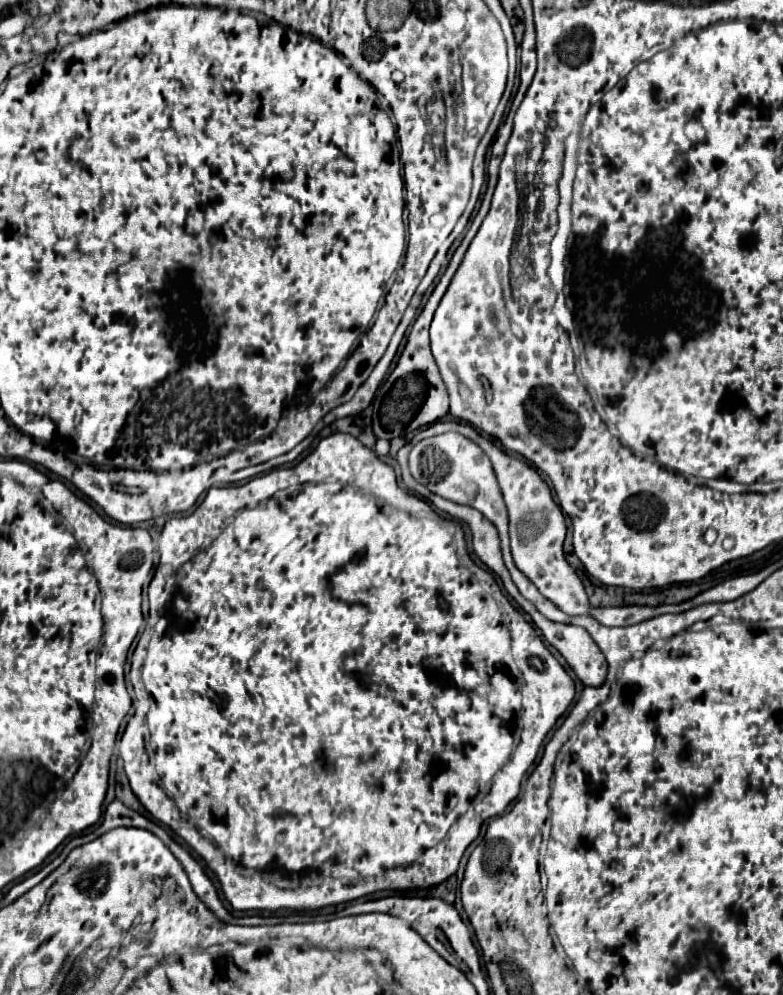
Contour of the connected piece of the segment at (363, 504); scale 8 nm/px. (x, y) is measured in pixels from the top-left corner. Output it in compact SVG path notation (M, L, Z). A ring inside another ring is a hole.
M331 434L327 438L323 438L317 448L303 458L297 466L293 468L285 468L285 470L273 470L269 474L263 474L255 477L246 484L227 486L227 488L211 488L205 496L205 500L201 502L201 506L185 518L171 518L167 520L161 540L159 540L159 564L157 560L153 559L153 570L151 570L151 578L145 582L148 584L148 599L150 604L149 616L145 618L143 615L143 624L139 628L137 635L146 631L141 635L137 647L133 653L131 660L131 670L126 675L126 685L129 695L132 700L132 707L124 718L119 729L116 743L120 743L118 753L116 756L121 766L125 766L125 774L129 780L131 790L135 792L135 796L141 800L141 804L163 824L167 824L169 828L173 828L175 834L179 834L205 862L207 866L217 874L217 878L221 880L221 888L225 898L229 900L229 904L235 910L315 910L315 908L323 908L323 906L331 906L331 904L341 904L341 902L349 902L361 896L367 896L371 892L377 890L409 890L409 888L431 888L437 886L441 882L445 882L449 876L453 876L459 868L459 860L465 854L467 846L479 836L481 824L491 818L497 816L501 812L507 810L507 806L517 798L519 788L521 788L521 780L525 776L525 772L531 768L531 764L537 758L539 746L543 744L543 738L547 736L547 732L555 726L557 718L569 708L573 696L575 696L575 684L571 680L571 676L565 672L565 668L557 662L557 658L547 650L547 646L543 644L543 640L537 636L537 632L533 630L533 626L525 620L522 613L516 609L503 593L500 586L497 586L495 578L479 568L465 546L465 534L463 528L457 524L455 520L445 520L439 514L435 514L429 504L418 496L411 496L406 491L401 490L397 486L397 478L395 472L389 464L383 464L379 460L379 456L369 450L367 446L361 446L357 438L353 438L351 434ZM457 824L457 832L451 832L451 828ZM278 878L292 878L283 887L283 881Z

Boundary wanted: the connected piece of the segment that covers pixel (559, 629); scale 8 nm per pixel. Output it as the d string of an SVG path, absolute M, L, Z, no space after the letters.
M501 554L499 556L477 556L491 572L495 572L499 578L501 578L501 582L503 582L503 586L505 586L505 590L509 592L509 596L533 618L533 622L535 622L535 626L543 632L543 636L545 636L545 640L553 646L553 648L557 648L559 650L559 654L565 658L565 662L571 666L571 670L577 674L577 678L583 682L583 686L601 686L603 682L605 682L605 676L607 676L607 662L605 662L605 658L603 658L603 654L597 650L597 646L595 646L595 642L593 642L593 638L591 636L587 636L587 630L581 630L579 626L569 626L569 624L555 624L555 622L551 622L551 620L547 620L531 602L527 602L521 594L519 594L519 590L515 588L515 584L513 584L513 580L511 580L511 576L509 576L509 572L507 572L507 568L505 568L505 564L503 564L503 558L501 558Z

